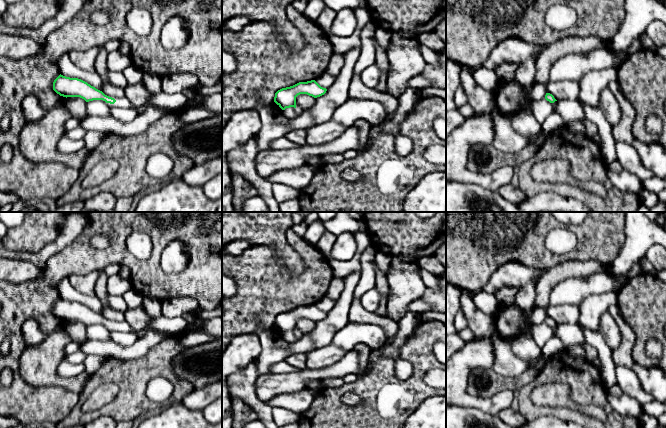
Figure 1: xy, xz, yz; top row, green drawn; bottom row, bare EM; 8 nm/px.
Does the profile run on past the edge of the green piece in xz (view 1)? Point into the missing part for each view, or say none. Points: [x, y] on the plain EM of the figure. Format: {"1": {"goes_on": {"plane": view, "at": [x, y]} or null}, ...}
{"1": {"goes_on": null}}

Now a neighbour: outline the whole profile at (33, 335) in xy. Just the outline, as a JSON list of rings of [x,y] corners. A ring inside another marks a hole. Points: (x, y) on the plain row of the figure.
[[[27,320],[22,325],[22,337],[25,341],[26,348],[37,347],[47,336],[35,320]]]

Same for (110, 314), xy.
[[[103,307],[102,316],[112,322],[125,321],[125,314],[122,311],[117,311],[109,307]]]

